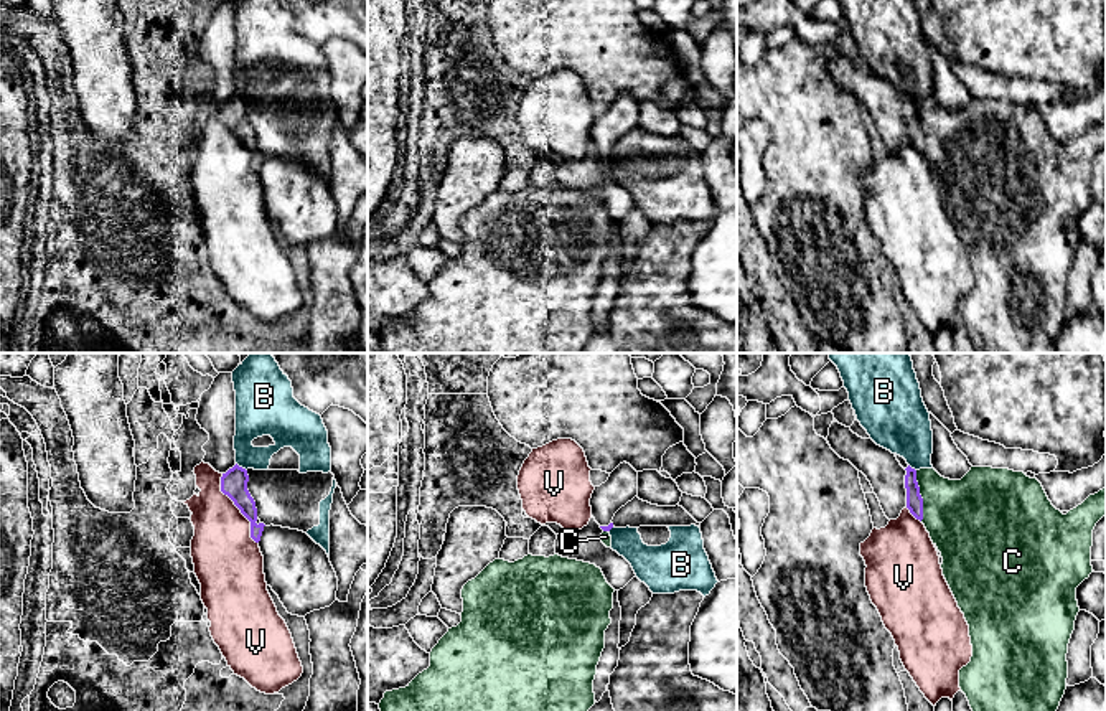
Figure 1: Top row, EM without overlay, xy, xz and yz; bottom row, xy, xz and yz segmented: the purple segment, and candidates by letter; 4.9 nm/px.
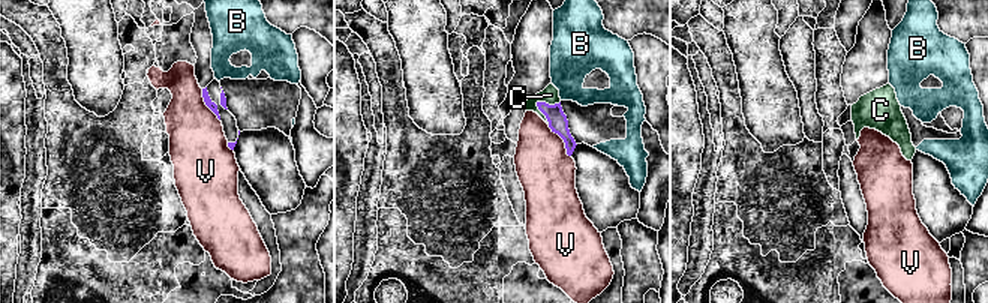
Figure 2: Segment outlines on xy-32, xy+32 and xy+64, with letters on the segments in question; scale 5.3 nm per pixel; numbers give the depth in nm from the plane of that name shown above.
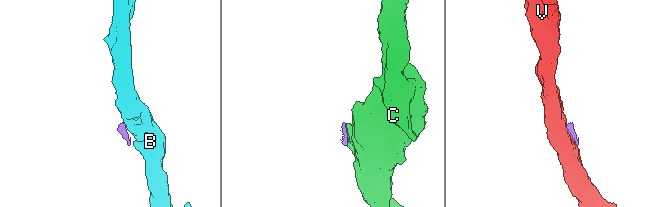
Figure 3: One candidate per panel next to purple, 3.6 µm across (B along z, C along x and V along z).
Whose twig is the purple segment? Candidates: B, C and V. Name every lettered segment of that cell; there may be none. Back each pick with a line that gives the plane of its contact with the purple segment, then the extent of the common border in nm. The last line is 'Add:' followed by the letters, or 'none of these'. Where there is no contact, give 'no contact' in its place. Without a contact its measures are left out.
C: contact in yz; length 260 nm
Add: C

